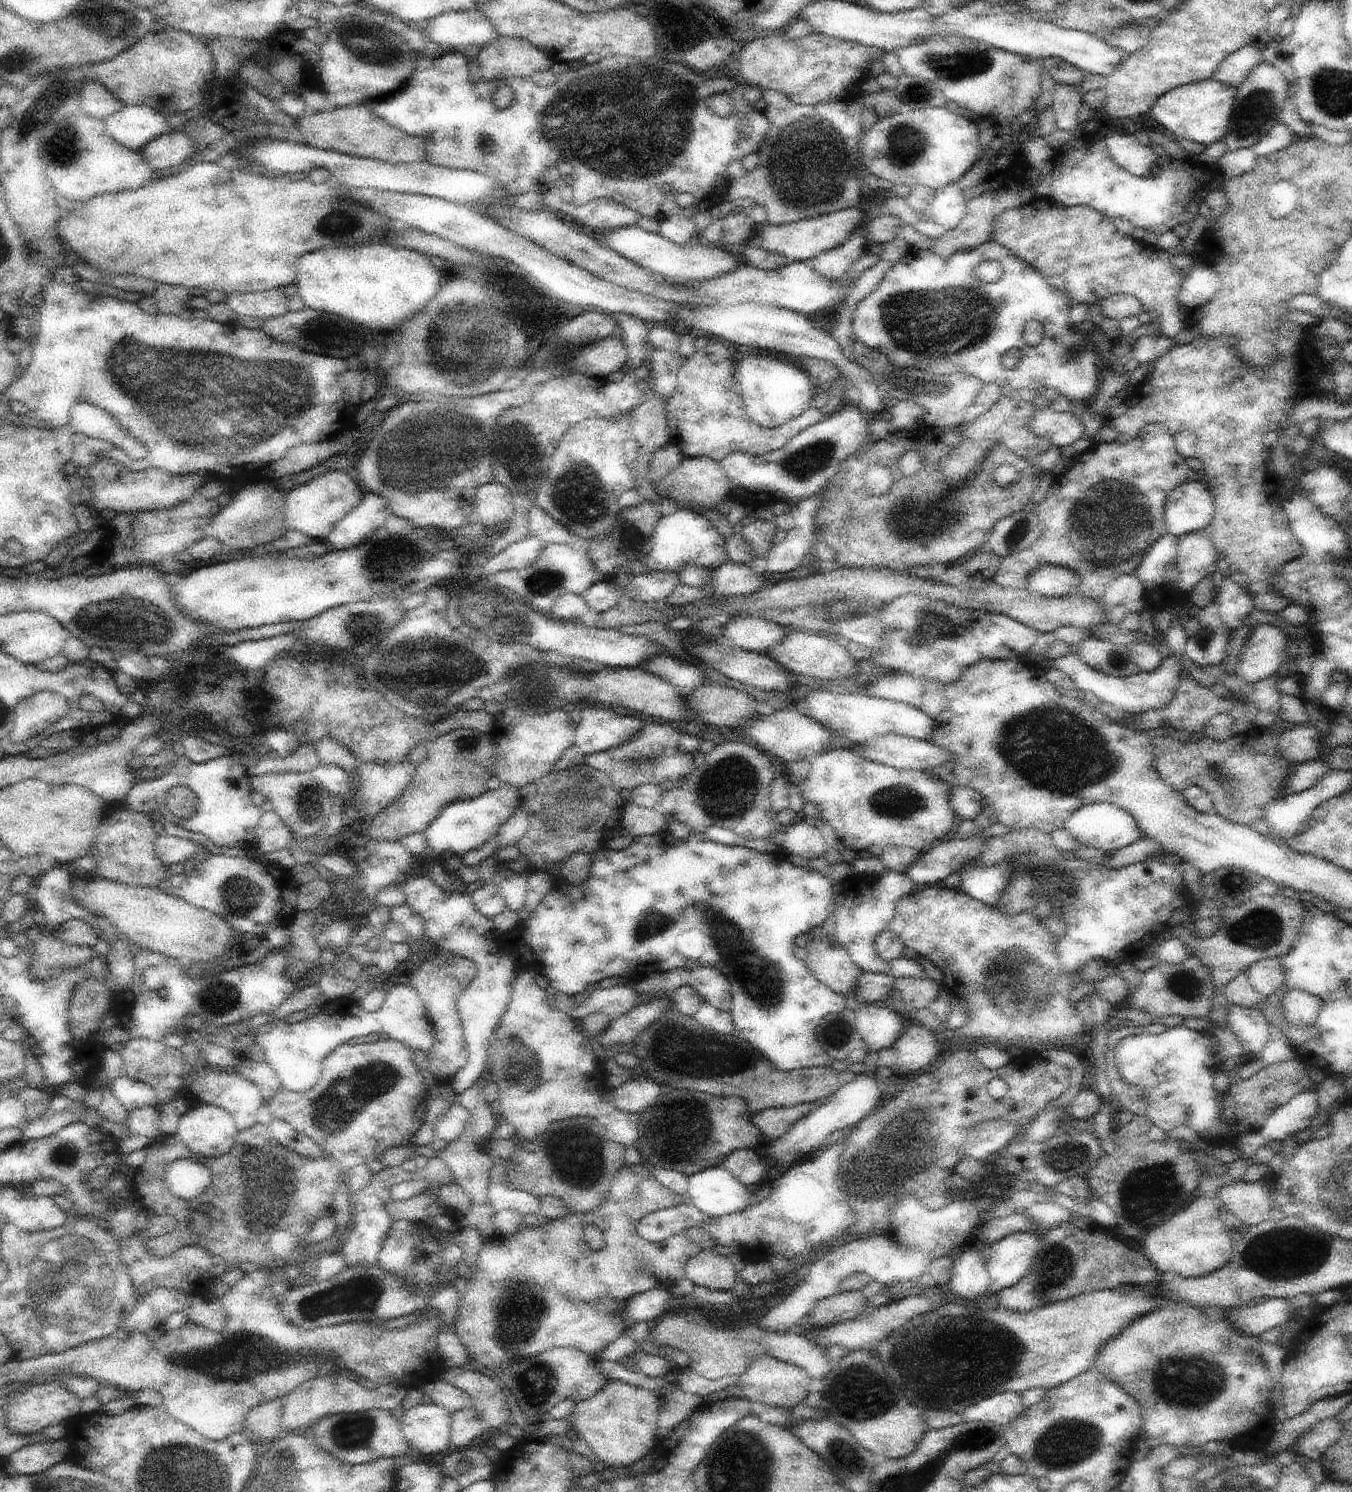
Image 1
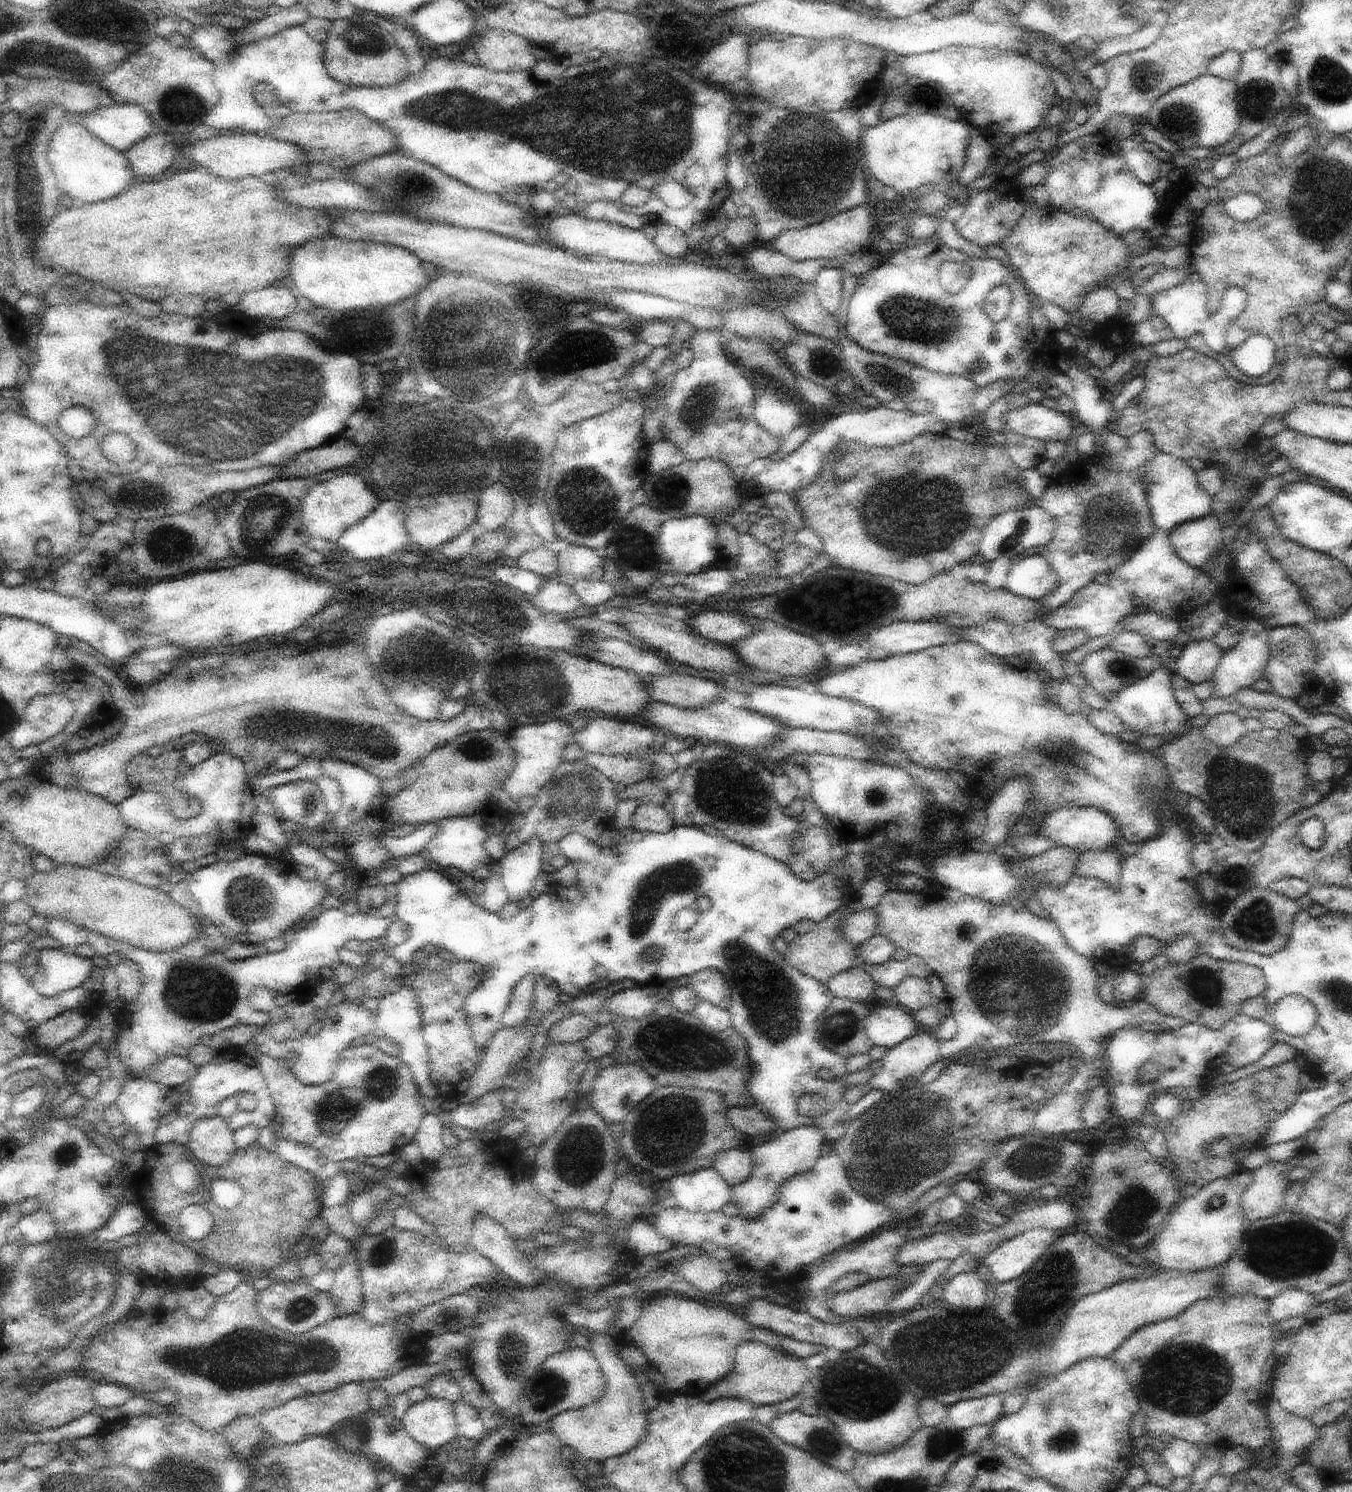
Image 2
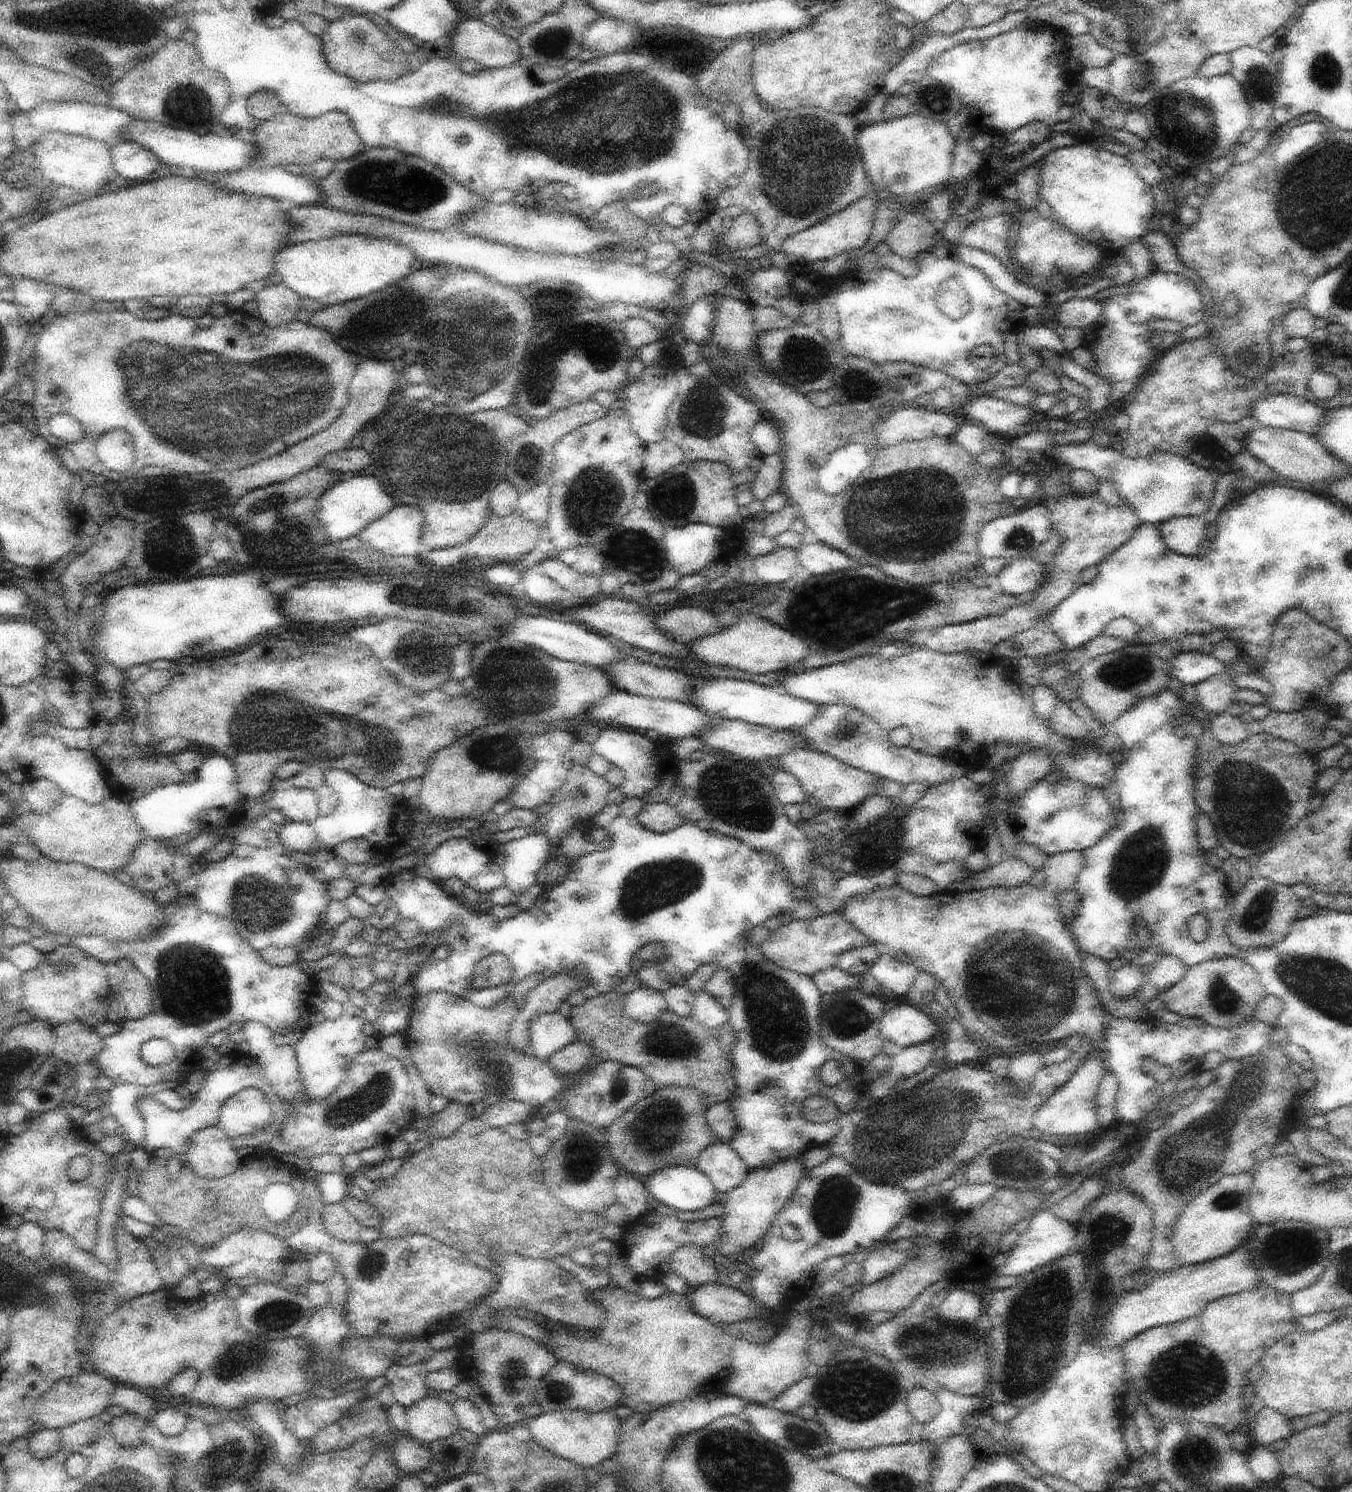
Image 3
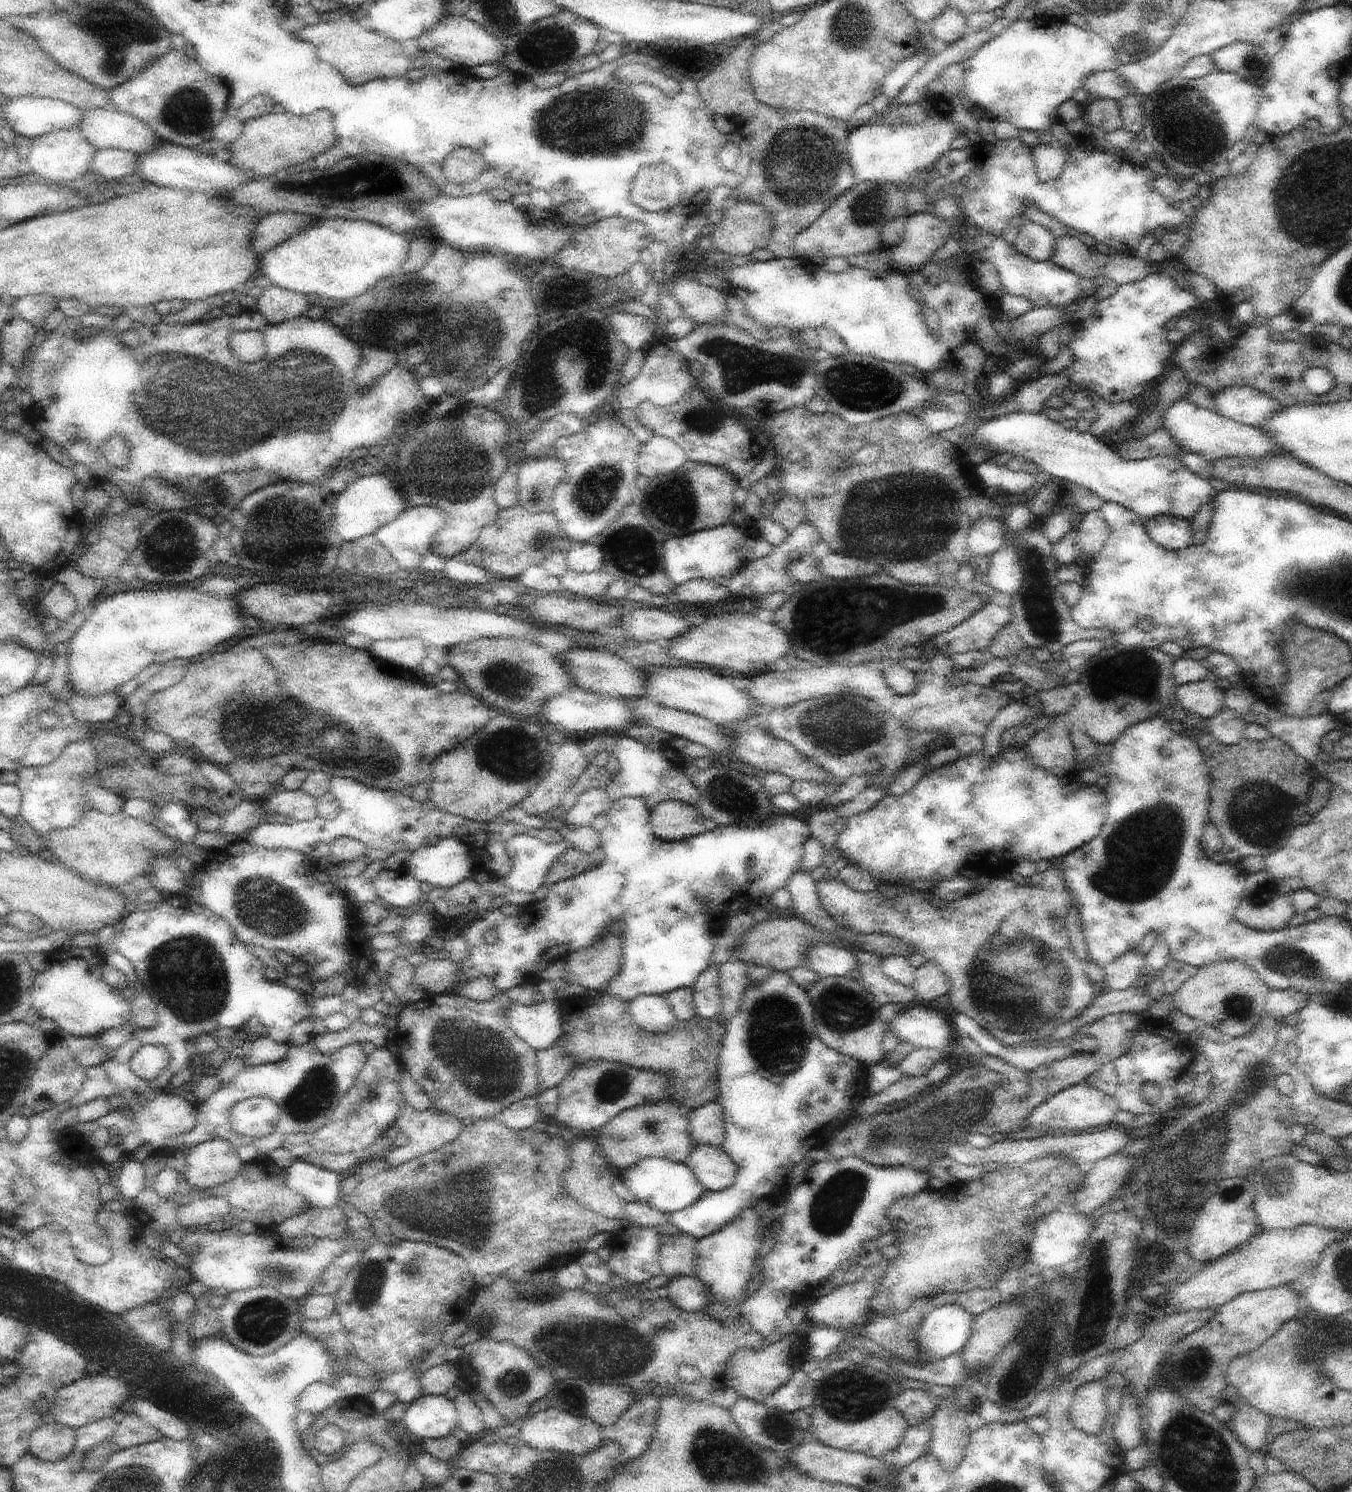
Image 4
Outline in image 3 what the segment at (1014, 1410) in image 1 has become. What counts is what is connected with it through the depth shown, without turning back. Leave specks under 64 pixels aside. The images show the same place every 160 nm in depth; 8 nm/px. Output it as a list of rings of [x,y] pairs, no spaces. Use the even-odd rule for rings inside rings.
[[[948,1388],[938,1389],[934,1394],[939,1400],[940,1412],[921,1430],[921,1437],[934,1444],[964,1432],[964,1418],[968,1414],[976,1416],[980,1412],[986,1413],[990,1406],[986,1395],[959,1395]]]

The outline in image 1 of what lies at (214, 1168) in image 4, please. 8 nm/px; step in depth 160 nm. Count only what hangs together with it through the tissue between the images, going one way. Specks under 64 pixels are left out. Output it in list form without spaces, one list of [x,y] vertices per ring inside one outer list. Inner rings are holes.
[[[206,1103],[189,1108],[177,1124],[177,1135],[192,1152],[213,1159],[232,1150],[238,1133],[227,1110]]]

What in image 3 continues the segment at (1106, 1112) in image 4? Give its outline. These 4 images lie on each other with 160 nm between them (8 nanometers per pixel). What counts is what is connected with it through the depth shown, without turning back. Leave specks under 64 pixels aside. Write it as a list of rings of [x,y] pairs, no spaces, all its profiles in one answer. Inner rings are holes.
[[[1068,851],[1059,852],[1049,857],[1046,866],[1043,868],[1045,874],[1045,881],[1041,887],[1035,887],[1028,883],[1027,885],[1020,885],[1019,887],[988,887],[979,891],[948,891],[942,889],[934,896],[919,897],[905,888],[893,884],[891,887],[885,889],[876,889],[872,892],[865,892],[861,895],[854,895],[847,900],[847,903],[839,910],[844,915],[846,920],[850,921],[862,934],[871,938],[874,943],[882,943],[893,949],[902,950],[910,954],[913,959],[913,964],[916,965],[920,971],[926,971],[937,976],[941,980],[942,986],[946,989],[950,1000],[954,1006],[959,1010],[960,1024],[964,1026],[966,1034],[970,1037],[972,1042],[975,1042],[979,1047],[986,1048],[1010,1048],[1010,1046],[1024,1046],[1026,1042],[1036,1042],[1042,1044],[1046,1042],[1046,1034],[1073,1034],[1082,1032],[1085,1040],[1090,1044],[1090,1050],[1084,1058],[1084,1062],[1078,1067],[1074,1076],[1062,1085],[1046,1102],[1042,1108],[1034,1115],[1033,1126],[1038,1128],[1044,1134],[1052,1134],[1052,1136],[1070,1136],[1070,1134],[1088,1134],[1088,1132],[1100,1130],[1101,1122],[1099,1121],[1099,1108],[1097,1103],[1097,1096],[1099,1091],[1099,1084],[1103,1079],[1106,1066],[1102,1062],[1100,1047],[1097,1042],[1101,1036],[1106,1034],[1106,1026],[1111,1022],[1112,1016],[1107,1014],[1107,1010],[1102,1006],[1099,999],[1098,991],[1094,983],[1083,969],[1083,962],[1081,957],[1081,950],[1079,949],[1078,942],[1074,938],[1069,926],[1065,923],[1063,914],[1061,913],[1059,893],[1064,891],[1071,891],[1075,888],[1078,875],[1084,868],[1085,856],[1083,851]]]

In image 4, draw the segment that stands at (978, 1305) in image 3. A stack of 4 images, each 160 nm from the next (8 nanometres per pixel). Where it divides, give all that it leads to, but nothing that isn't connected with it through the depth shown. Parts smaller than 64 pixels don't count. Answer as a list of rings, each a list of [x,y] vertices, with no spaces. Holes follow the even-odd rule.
[[[956,1305],[934,1307],[916,1331],[915,1341],[927,1361],[960,1354],[970,1338],[976,1317]]]

